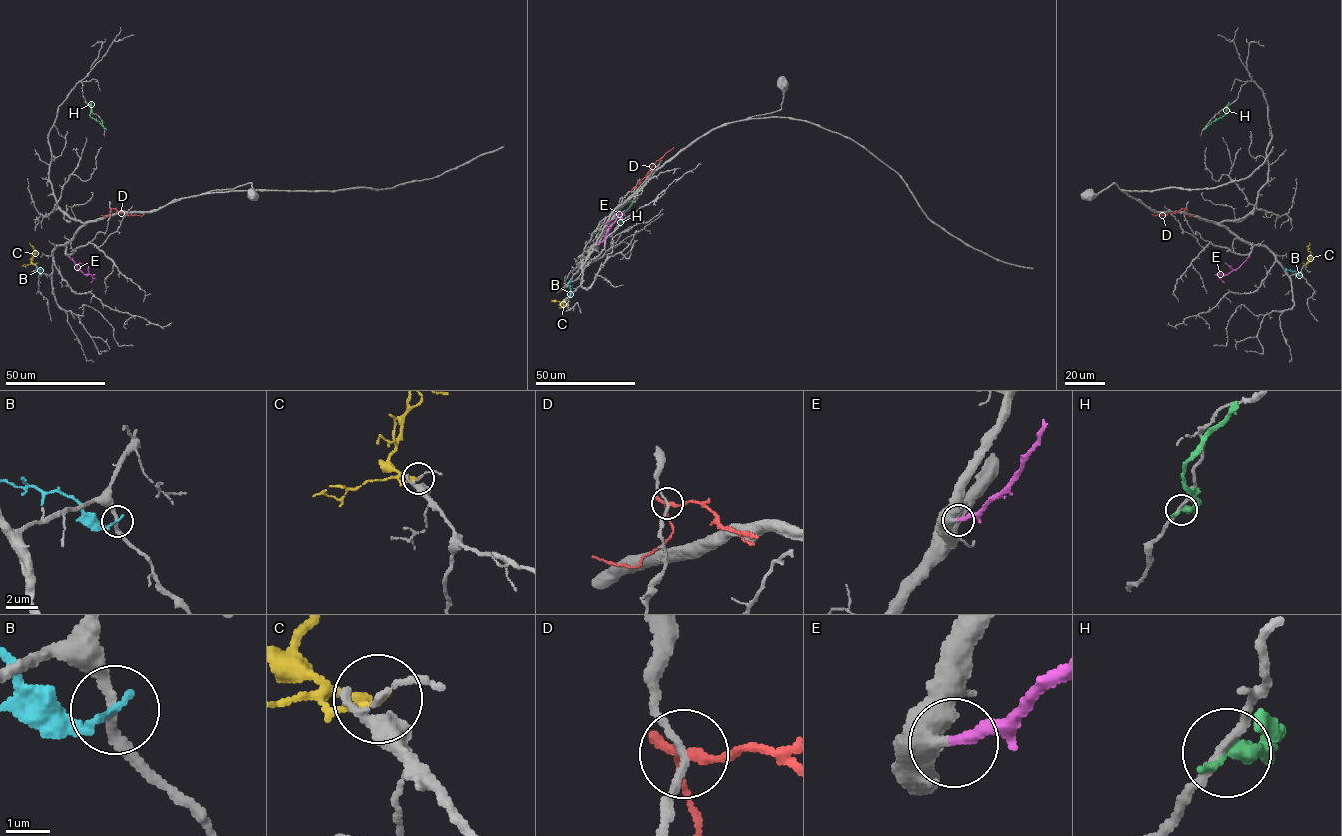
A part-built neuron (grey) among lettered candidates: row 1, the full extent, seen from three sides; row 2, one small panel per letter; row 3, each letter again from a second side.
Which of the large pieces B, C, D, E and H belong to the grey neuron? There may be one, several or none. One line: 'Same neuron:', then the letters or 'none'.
Same neuron: E

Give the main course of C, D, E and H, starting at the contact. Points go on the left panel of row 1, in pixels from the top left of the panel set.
C: (35, 263), (32, 261), (34, 248), (29, 242)
D: (110, 208), (127, 215), (144, 214)
E: (67, 255), (84, 274), (91, 275), (90, 282)
H: (89, 105), (89, 116), (106, 130)

